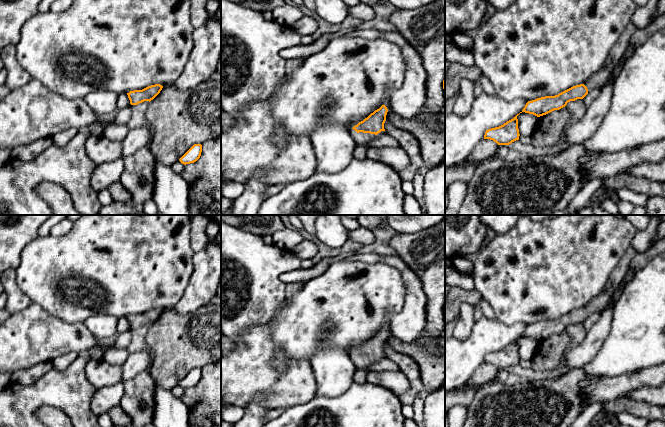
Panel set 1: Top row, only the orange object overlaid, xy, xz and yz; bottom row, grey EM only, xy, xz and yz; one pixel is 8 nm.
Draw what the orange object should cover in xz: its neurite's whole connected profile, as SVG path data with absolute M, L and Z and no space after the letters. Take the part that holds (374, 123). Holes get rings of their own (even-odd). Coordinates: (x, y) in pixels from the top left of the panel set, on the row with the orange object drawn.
M382 105L379 109L371 113L363 121L355 125L349 132L356 144L365 148L370 147L370 142L375 137L386 134L384 123L386 121L388 109Z

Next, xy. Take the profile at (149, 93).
M155 84L148 86L142 90L134 90L127 93L131 105L137 105L144 101L153 100L162 90L163 86Z

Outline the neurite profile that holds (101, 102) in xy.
M97 90L86 95L84 100L98 117L104 118L106 115L117 110L117 98L117 93Z

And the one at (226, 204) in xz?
M221 196L221 215L233 206L233 200Z

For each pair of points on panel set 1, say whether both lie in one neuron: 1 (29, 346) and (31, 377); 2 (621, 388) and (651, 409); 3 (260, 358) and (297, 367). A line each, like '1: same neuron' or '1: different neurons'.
1: different neurons
2: different neurons
3: same neuron

